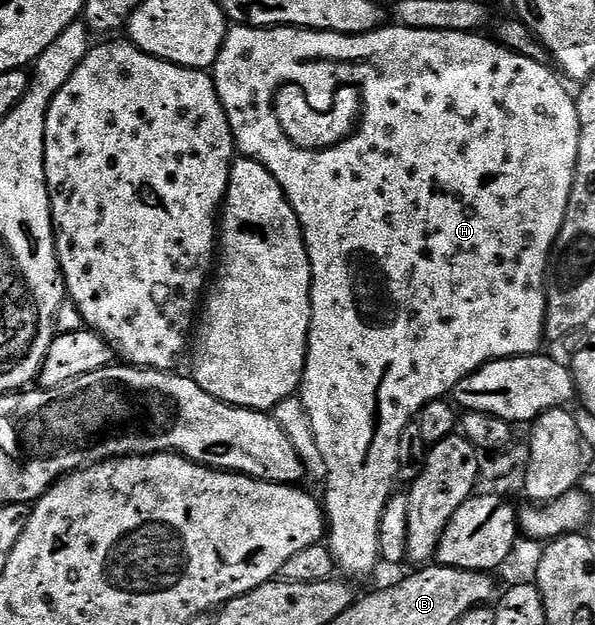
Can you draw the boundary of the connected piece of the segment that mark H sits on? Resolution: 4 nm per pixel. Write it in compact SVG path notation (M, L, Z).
M395 23L366 33L365 35L341 35L340 33L322 33L316 29L293 29L290 27L272 27L270 29L256 29L253 25L232 24L227 30L227 38L219 58L213 66L215 90L221 99L221 107L229 119L231 134L235 136L235 148L242 156L251 157L261 163L277 179L277 183L285 191L289 203L303 228L303 242L309 255L311 264L311 330L307 336L307 366L303 372L301 386L301 400L305 411L311 416L313 435L317 439L317 447L325 459L327 475L327 501L325 500L325 521L329 526L325 541L335 556L336 566L348 573L346 576L367 577L375 569L375 564L380 564L379 553L379 521L386 509L387 501L396 492L397 478L399 475L399 440L405 427L418 418L419 412L426 408L430 401L446 398L454 390L456 383L465 379L473 371L477 371L487 361L496 361L502 357L525 357L540 352L539 344L545 341L543 328L547 314L547 290L545 278L547 266L551 256L551 249L555 245L557 235L561 231L561 223L565 219L565 211L569 207L569 195L573 191L573 179L577 167L577 143L579 142L579 120L575 97L570 93L561 80L558 72L550 73L542 61L534 61L520 53L509 51L490 36L479 37L478 32L458 33L457 31L421 31L420 29L407 29Z

